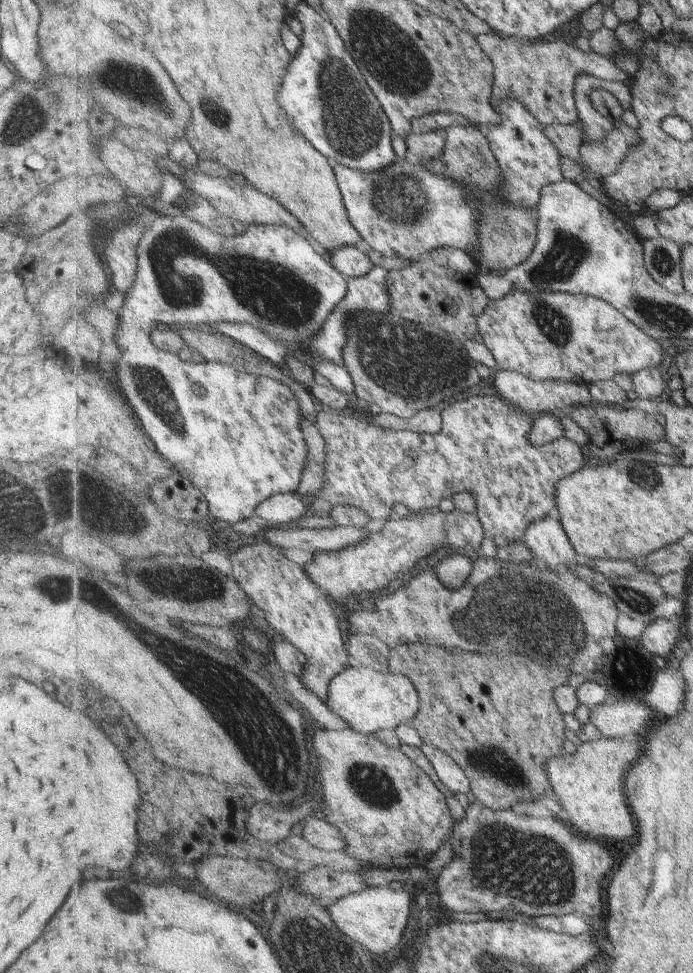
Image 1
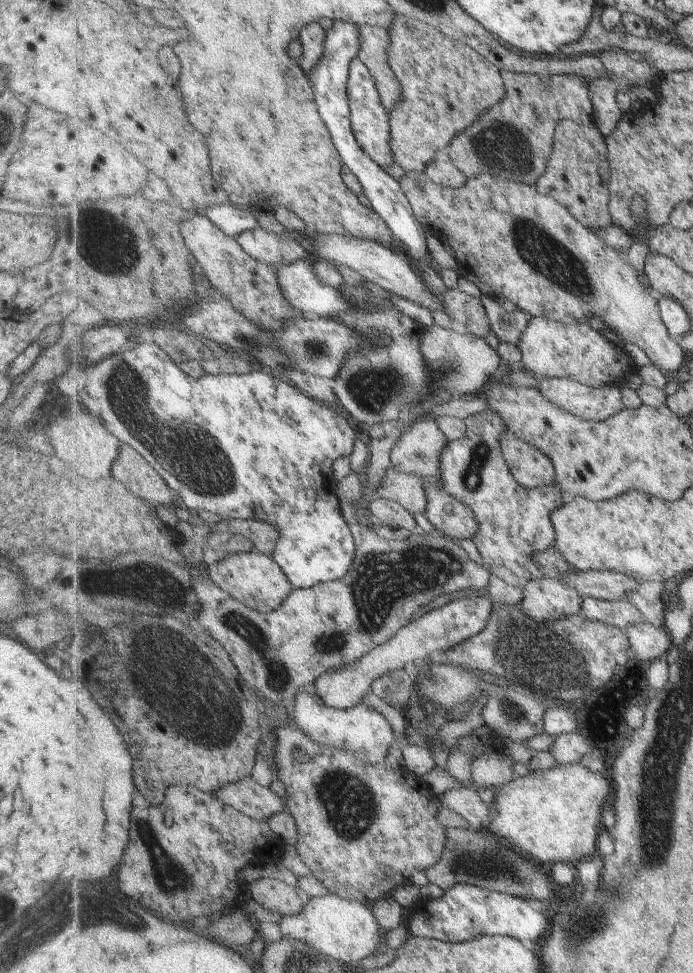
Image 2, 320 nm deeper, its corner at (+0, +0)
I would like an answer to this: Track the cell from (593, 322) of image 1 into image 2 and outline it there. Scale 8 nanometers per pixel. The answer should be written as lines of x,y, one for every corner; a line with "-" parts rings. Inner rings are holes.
533,316
523,329
518,348
523,369
532,372
538,379
564,377
597,388
618,385
625,376
640,372
640,367
623,347
607,340
599,330
585,322
563,324
557,320

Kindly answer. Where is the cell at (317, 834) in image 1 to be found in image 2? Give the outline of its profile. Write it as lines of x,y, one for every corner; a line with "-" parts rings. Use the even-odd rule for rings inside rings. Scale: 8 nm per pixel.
249,777
222,786
216,792
216,798
259,821
267,821
273,814
286,809
284,800
273,790

